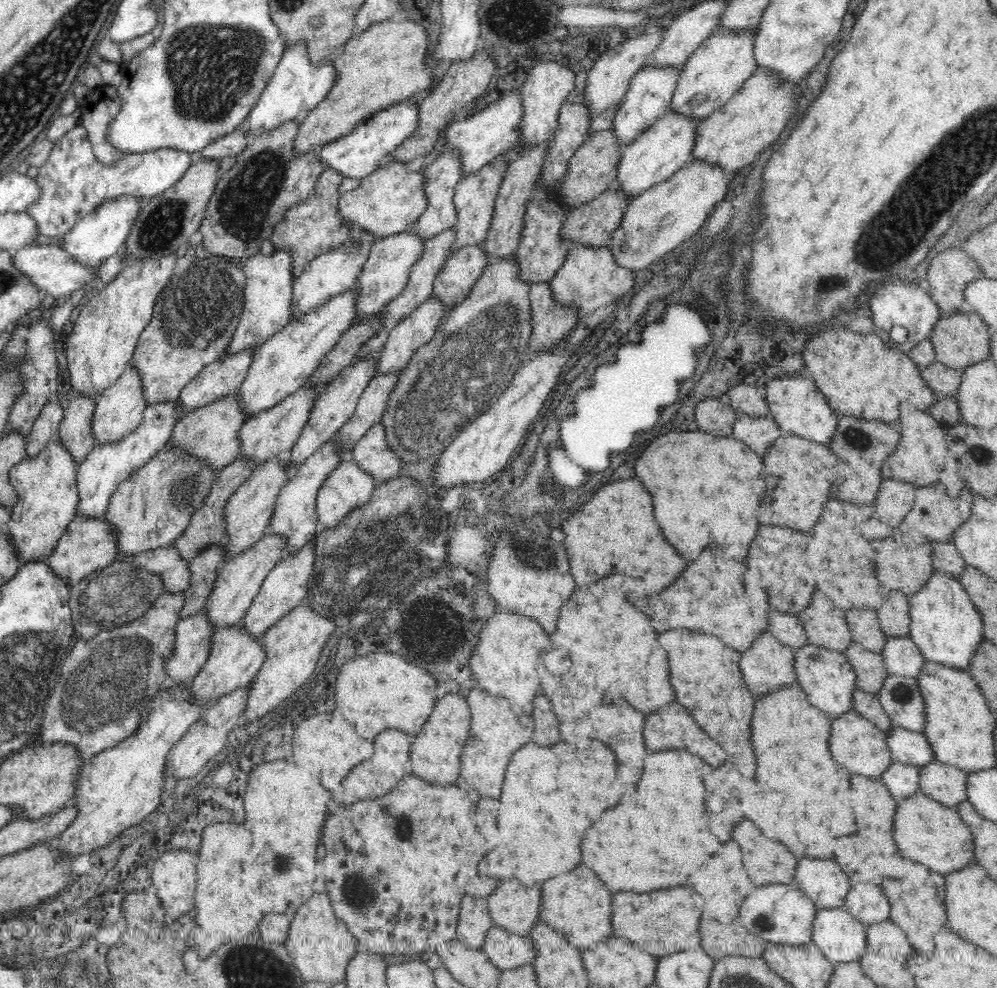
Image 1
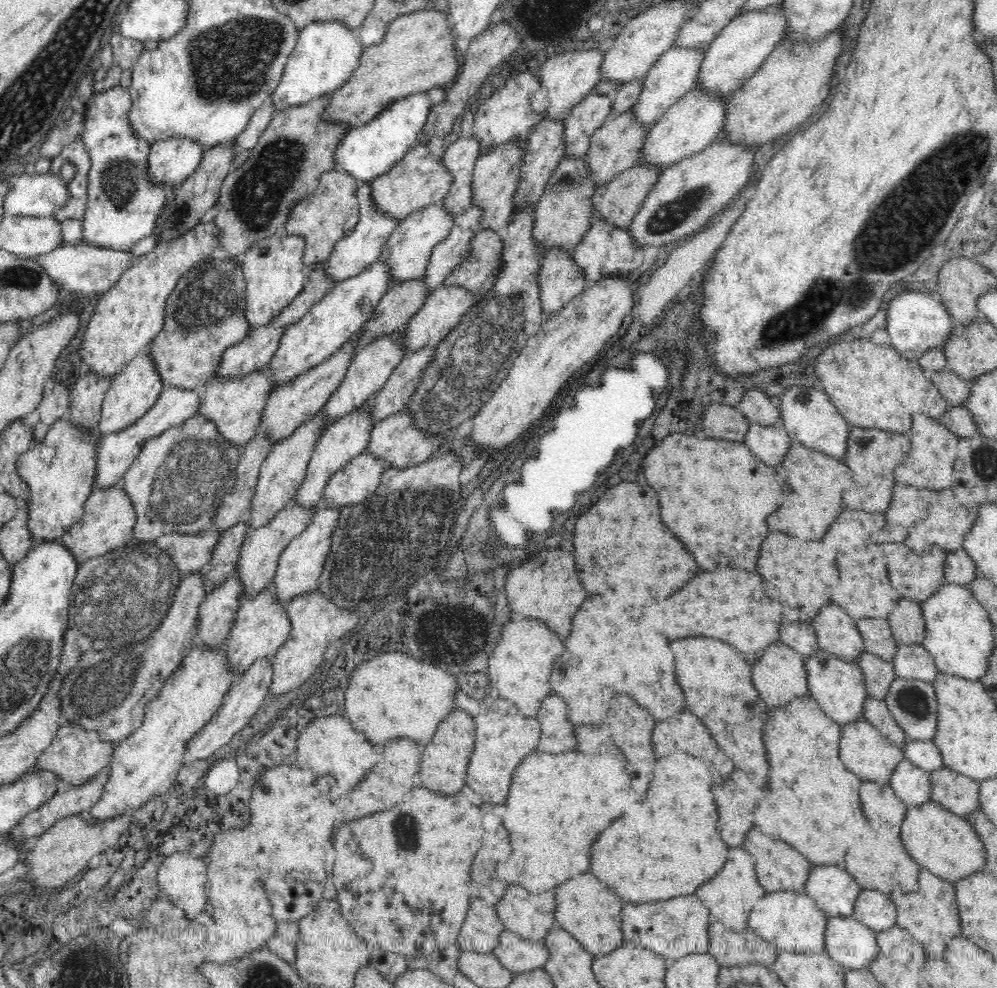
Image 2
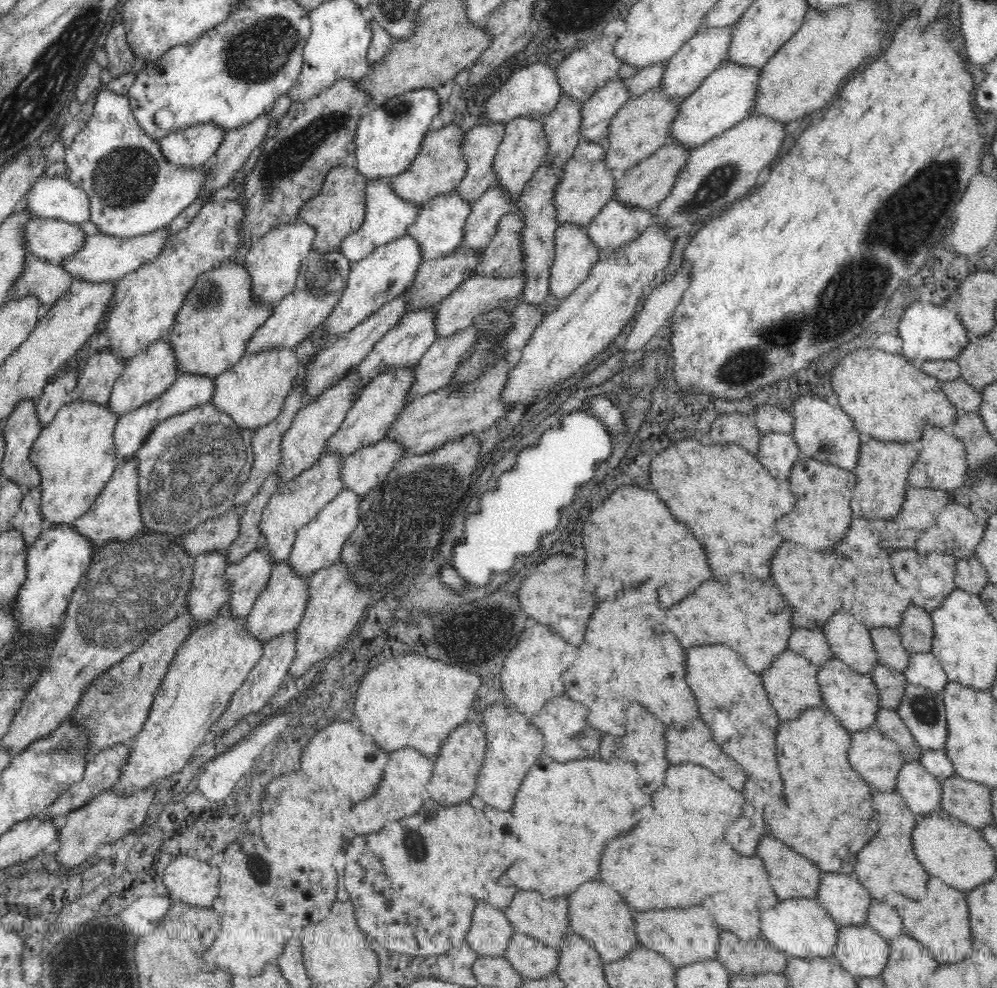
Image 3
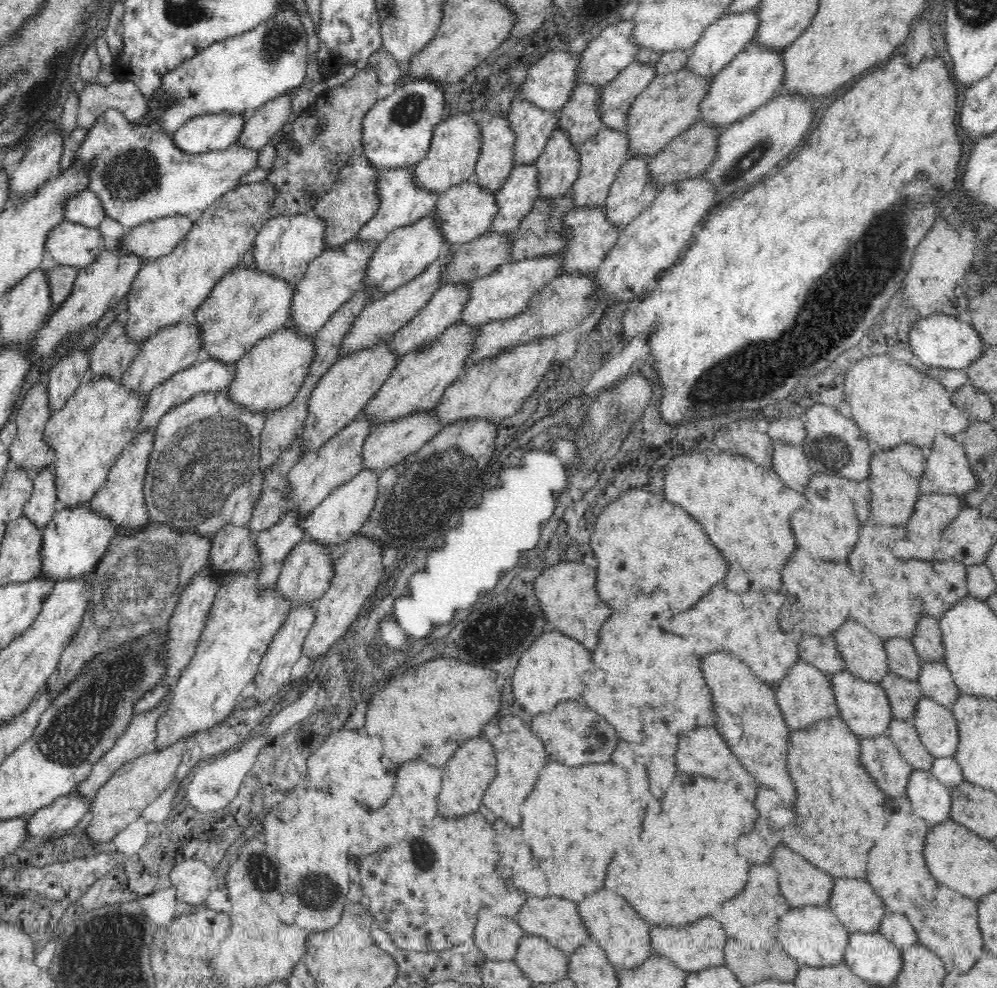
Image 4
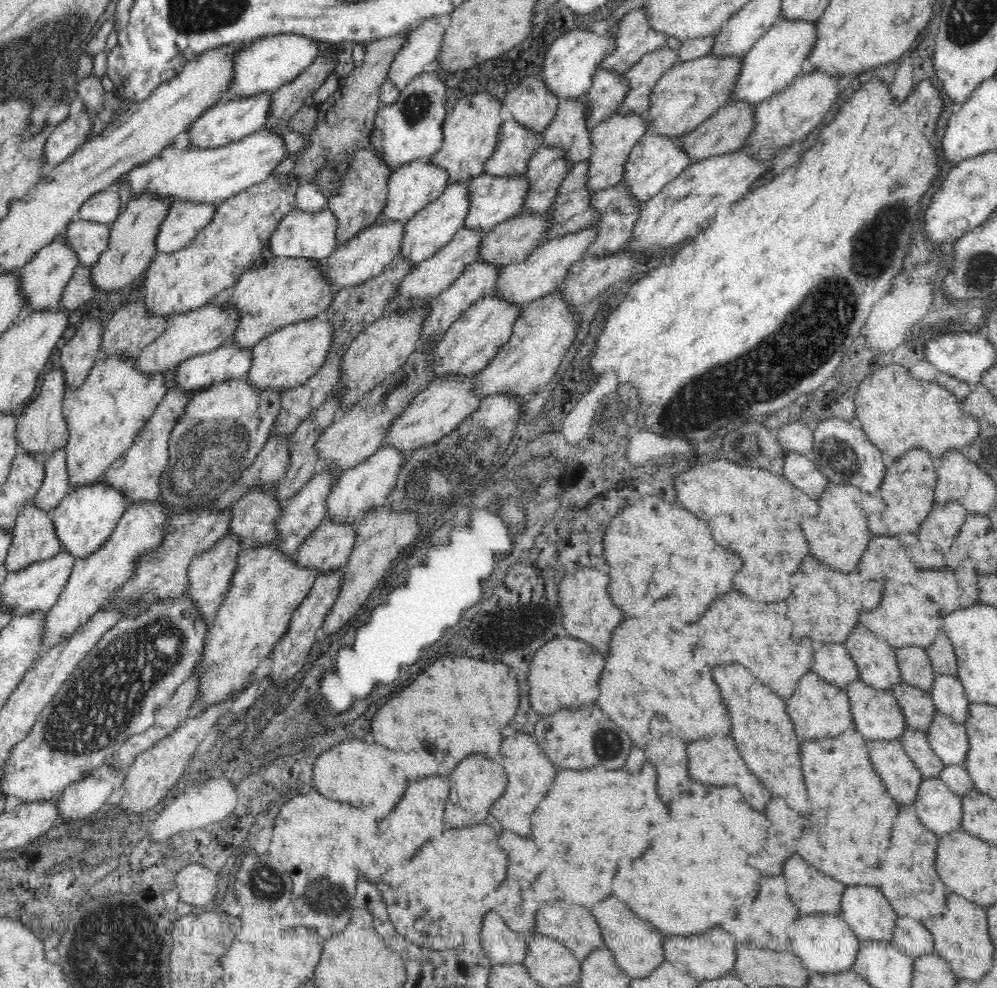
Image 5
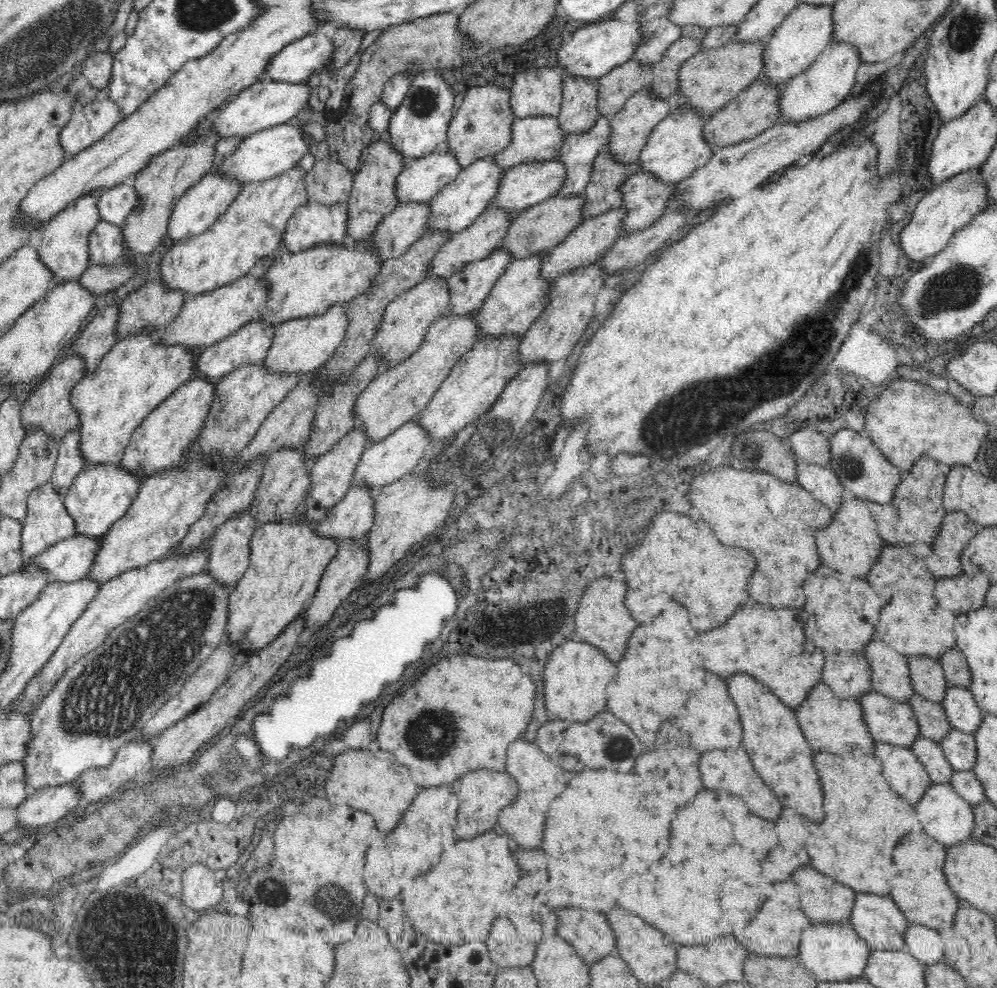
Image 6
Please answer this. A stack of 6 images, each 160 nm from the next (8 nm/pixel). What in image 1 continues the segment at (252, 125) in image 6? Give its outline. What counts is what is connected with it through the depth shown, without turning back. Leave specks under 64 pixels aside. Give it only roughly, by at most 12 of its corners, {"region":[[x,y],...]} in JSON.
{"region":[[77,124],[39,167],[27,213],[66,235],[123,195],[147,200],[190,168],[162,148],[103,165]]}

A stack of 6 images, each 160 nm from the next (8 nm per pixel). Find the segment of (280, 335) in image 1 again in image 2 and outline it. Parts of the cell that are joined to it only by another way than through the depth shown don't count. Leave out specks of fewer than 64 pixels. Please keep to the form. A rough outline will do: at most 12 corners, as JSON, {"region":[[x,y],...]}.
{"region":[[384,262],[337,285],[281,334],[270,376],[322,364],[394,286]]}

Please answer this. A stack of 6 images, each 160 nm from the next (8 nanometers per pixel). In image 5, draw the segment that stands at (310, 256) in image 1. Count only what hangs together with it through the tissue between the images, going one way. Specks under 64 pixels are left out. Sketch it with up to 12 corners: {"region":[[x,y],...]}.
{"region":[[373,147],[350,157],[328,197],[337,240],[382,220],[393,168]]}

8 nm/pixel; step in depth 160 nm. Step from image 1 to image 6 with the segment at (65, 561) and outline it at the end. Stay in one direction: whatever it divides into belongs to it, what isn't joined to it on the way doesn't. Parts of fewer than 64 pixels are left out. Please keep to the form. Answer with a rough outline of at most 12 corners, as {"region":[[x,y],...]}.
{"region":[[190,379],[133,433],[119,463],[167,471],[204,427],[215,383]]}

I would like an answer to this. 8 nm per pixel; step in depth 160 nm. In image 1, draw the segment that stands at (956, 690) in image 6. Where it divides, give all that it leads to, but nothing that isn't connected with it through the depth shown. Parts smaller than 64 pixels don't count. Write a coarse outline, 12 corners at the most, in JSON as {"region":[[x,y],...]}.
{"region":[[887,637],[890,675],[917,677],[926,662],[908,637]]}

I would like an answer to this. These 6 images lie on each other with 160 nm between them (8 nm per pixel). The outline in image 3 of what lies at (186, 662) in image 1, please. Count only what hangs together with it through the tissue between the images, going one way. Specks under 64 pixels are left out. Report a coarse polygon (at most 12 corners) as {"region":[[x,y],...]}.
{"region":[[258,546],[230,563],[227,606],[233,618],[249,614],[268,586],[273,556]]}

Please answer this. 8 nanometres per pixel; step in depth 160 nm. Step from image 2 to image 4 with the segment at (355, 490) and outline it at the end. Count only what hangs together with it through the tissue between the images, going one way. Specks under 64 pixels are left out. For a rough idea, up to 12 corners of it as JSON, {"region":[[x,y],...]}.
{"region":[[432,407],[379,423],[361,448],[362,470],[387,471],[445,426]]}

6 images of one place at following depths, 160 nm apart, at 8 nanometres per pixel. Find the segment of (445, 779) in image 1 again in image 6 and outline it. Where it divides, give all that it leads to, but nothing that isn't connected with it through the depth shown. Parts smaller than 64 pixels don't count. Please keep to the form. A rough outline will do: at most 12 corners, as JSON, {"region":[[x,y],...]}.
{"region":[[472,770],[449,786],[456,838],[496,826],[519,786],[507,771]]}

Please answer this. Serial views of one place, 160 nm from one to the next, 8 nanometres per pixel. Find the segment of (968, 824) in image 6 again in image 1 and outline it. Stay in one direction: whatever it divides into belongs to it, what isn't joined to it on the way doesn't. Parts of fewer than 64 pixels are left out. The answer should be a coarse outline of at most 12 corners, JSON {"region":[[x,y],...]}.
{"region":[[893,761],[880,779],[894,800],[920,792],[919,767]]}

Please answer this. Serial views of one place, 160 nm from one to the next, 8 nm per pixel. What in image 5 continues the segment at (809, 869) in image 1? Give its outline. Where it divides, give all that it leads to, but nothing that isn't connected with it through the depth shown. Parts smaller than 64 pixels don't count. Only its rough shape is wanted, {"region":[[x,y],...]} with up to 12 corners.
{"region":[[848,886],[840,916],[860,942],[892,942],[900,917],[876,888]]}

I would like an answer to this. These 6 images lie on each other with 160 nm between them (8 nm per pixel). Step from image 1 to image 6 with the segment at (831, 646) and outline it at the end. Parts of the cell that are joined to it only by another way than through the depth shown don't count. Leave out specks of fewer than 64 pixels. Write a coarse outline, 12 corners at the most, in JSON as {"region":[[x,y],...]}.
{"region":[[879,638],[863,653],[872,690],[908,704],[907,656]]}

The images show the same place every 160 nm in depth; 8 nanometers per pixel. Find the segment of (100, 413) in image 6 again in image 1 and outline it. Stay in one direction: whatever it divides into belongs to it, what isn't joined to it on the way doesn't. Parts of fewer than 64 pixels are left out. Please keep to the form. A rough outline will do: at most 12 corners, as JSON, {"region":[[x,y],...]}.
{"region":[[55,437],[10,470],[6,529],[48,560],[78,514],[78,467]]}

